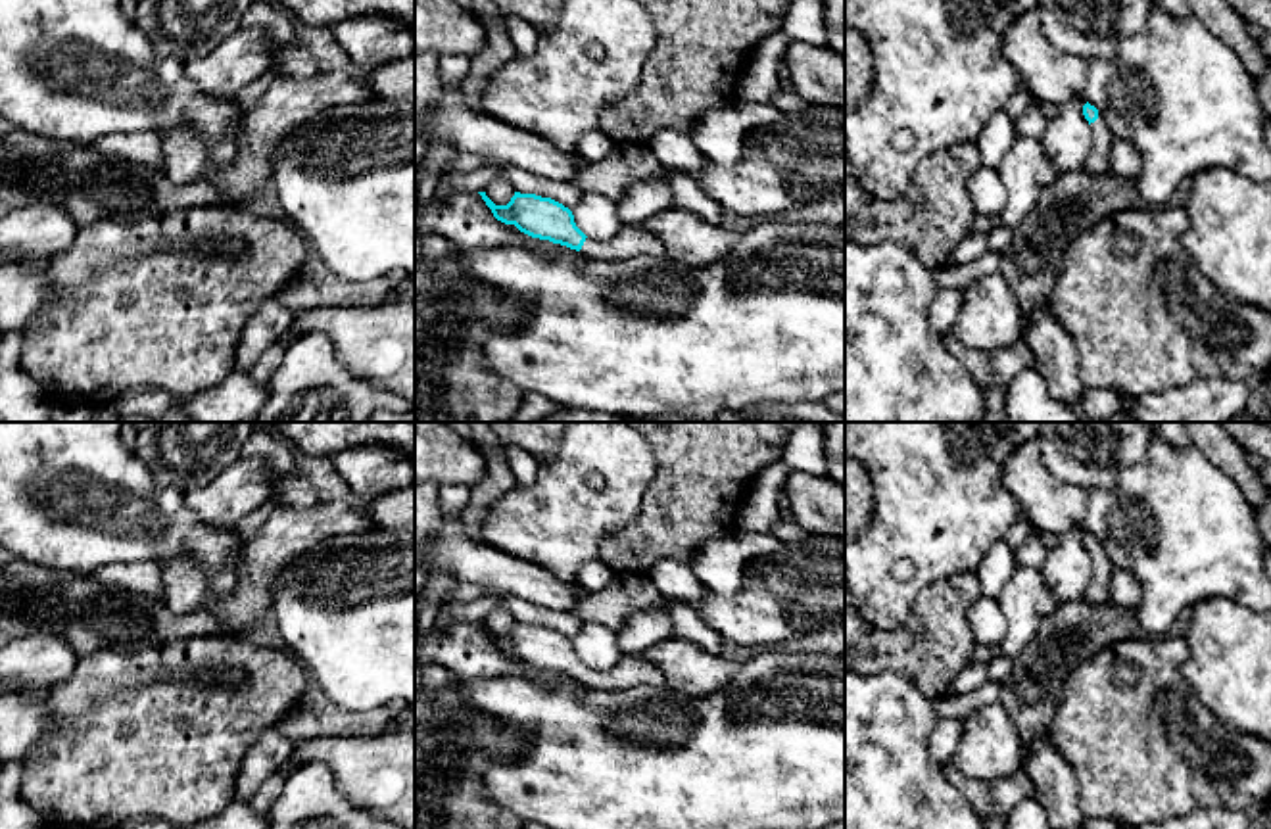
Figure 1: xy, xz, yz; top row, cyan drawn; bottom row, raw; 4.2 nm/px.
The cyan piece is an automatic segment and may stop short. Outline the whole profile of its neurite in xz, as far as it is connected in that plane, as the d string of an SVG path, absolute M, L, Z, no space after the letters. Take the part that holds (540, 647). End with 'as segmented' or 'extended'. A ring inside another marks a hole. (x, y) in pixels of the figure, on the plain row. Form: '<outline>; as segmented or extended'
M478 622L493 647L505 654L515 654L520 662L549 670L580 681L589 689L618 691L636 685L666 687L664 674L637 654L624 658L611 670L593 670L574 652L574 645L563 633L536 624L515 622L507 635L495 635L486 622Z; extended

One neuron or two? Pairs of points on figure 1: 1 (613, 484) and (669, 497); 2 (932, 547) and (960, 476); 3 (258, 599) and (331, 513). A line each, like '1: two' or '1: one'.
1: two
2: one
3: one

